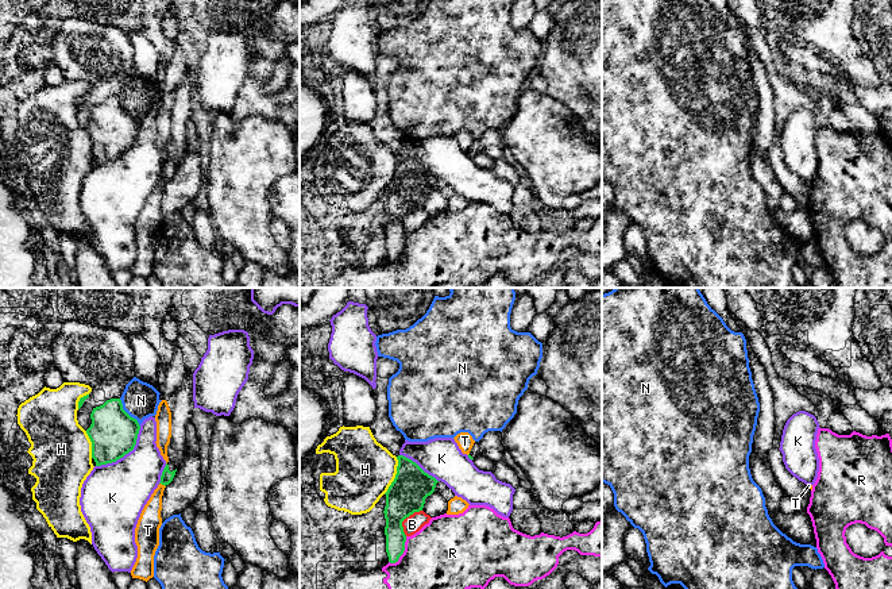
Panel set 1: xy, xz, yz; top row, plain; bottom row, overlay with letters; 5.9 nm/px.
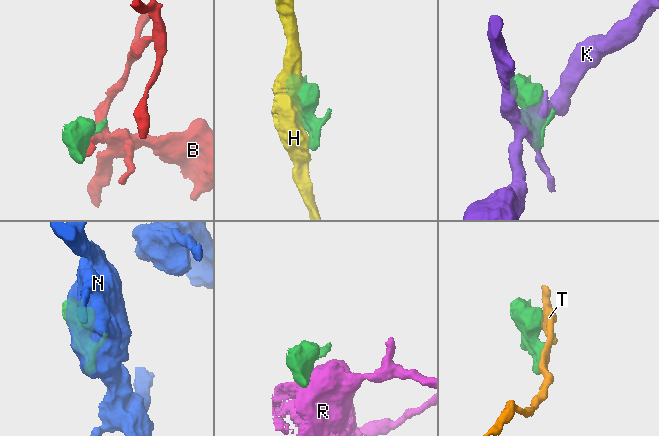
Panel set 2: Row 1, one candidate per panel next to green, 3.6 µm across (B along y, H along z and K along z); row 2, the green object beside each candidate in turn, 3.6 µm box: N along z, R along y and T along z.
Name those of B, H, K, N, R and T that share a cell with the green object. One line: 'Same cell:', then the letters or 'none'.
Same cell: none

